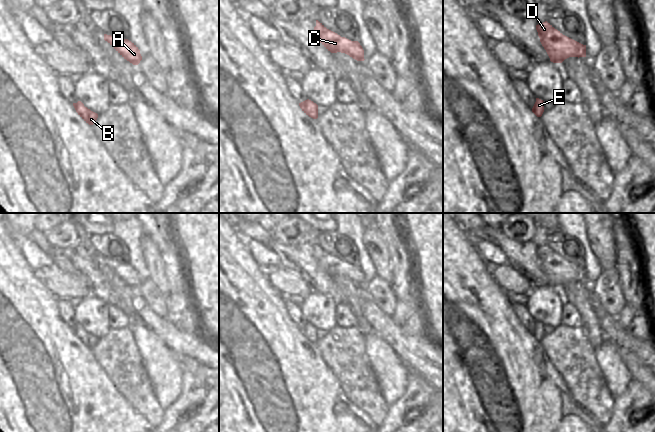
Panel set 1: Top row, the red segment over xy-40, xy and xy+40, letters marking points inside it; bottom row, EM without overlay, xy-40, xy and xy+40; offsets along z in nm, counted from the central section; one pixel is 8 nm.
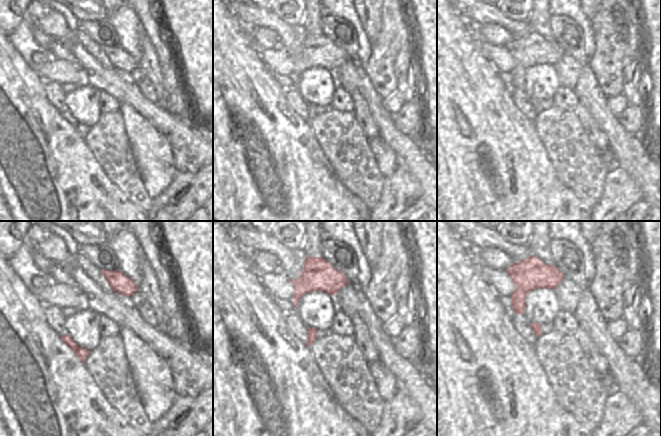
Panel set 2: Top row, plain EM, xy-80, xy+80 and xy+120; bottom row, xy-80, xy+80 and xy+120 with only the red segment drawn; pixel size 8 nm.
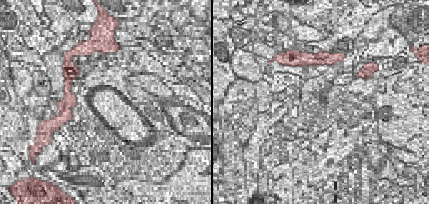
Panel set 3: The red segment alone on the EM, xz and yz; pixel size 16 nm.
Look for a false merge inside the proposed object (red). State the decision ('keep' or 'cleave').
keep

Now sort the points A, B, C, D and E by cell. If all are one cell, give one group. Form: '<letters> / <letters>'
A B C D E

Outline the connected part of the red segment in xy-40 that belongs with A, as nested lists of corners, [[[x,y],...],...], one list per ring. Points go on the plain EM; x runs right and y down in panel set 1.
[[[104,258],[104,264],[107,265],[124,283],[138,289],[142,284],[138,271],[128,263],[119,263],[111,259]]]

